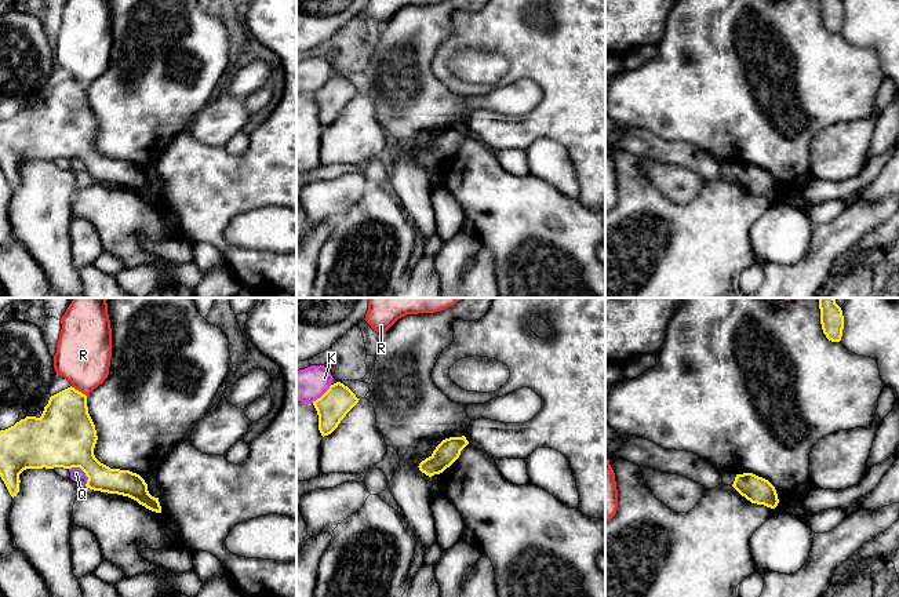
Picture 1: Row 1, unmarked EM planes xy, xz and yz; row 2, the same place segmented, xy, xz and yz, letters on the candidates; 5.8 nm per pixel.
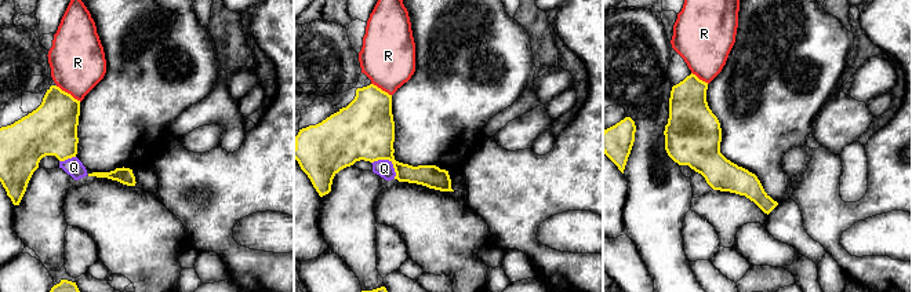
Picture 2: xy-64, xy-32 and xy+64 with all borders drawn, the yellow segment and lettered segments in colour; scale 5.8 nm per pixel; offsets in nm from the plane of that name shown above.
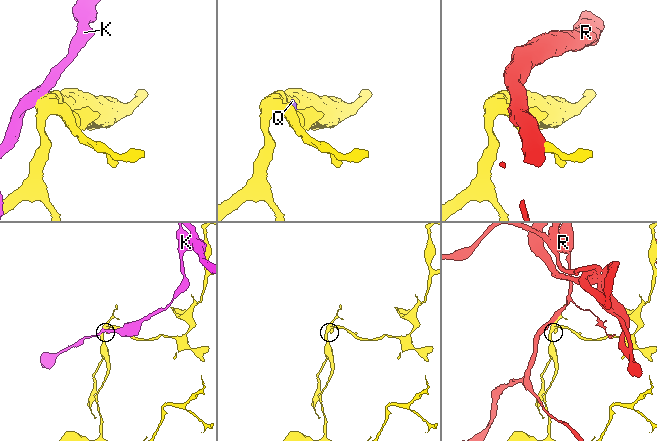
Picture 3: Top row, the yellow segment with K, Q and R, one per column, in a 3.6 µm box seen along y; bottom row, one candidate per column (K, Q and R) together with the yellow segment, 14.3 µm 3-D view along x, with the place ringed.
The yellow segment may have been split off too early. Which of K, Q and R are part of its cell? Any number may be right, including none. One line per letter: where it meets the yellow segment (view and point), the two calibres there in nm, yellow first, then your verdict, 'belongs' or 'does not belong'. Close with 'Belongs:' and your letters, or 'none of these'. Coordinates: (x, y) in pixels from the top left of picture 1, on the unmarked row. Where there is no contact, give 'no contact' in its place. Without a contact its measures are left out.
K: xz (323, 86) | 180/200 nm | does not belong
Q: xy (82, 160) | 360/80 nm | does not belong
R: xy (77, 82) | 340/320 nm | does not belong
Belongs: none of these

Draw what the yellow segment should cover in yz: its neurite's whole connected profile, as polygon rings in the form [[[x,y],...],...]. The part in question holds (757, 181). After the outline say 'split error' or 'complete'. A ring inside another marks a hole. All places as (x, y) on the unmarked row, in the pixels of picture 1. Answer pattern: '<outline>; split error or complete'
[[[753,164],[736,165],[732,178],[747,192],[775,200],[779,194],[775,178]]]; complete

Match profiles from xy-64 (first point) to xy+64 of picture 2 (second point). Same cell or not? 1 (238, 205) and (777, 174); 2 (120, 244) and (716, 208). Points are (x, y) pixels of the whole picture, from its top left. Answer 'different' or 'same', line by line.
1: different
2: same

